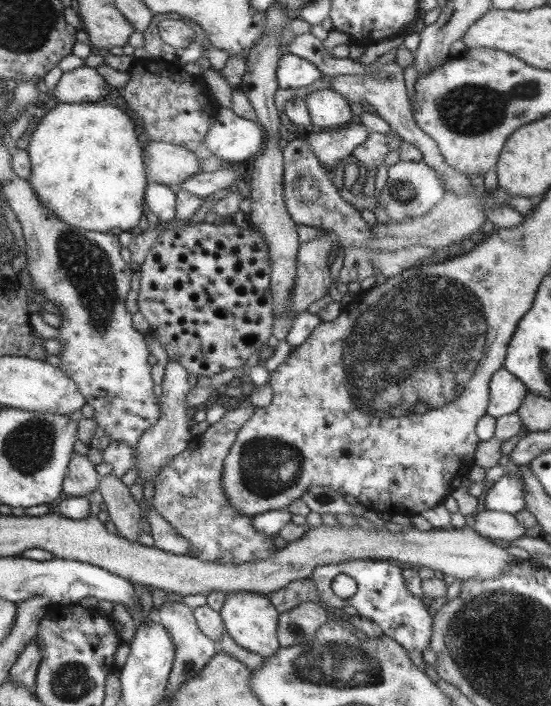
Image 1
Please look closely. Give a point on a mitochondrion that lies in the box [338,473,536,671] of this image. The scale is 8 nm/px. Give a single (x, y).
(459, 615)

